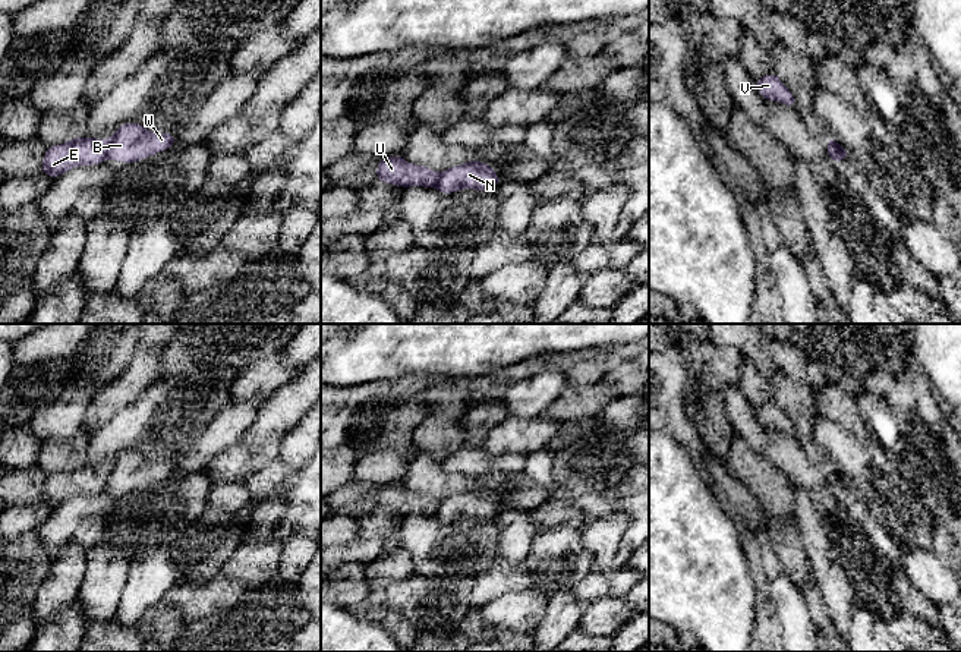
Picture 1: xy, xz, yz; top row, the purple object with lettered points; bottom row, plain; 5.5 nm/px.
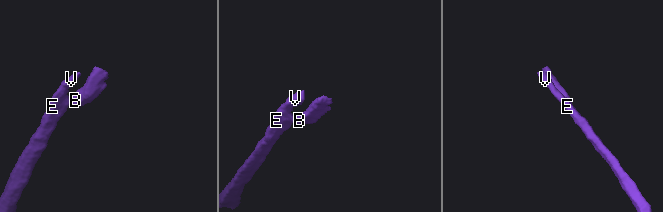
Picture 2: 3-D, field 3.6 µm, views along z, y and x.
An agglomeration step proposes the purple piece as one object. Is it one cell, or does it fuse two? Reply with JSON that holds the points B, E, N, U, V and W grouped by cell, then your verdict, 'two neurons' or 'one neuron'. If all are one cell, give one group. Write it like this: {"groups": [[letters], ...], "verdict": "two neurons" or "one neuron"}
{"groups": [["B", "N", "W"], ["E", "U", "V"]], "verdict": "two neurons"}

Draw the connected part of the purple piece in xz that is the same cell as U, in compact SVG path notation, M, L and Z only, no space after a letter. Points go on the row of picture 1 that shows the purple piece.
M400 154L379 160L376 180L398 185L403 189L410 186L431 188L437 182L437 173L429 167L404 161Z

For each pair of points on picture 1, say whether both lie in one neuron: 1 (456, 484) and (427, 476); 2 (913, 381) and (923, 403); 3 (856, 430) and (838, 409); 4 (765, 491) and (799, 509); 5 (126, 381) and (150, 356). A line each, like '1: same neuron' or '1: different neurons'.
1: same neuron
2: same neuron
3: same neuron
4: different neurons
5: same neuron

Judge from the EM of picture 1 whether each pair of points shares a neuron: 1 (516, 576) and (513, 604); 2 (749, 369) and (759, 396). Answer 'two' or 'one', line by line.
1: two
2: one

